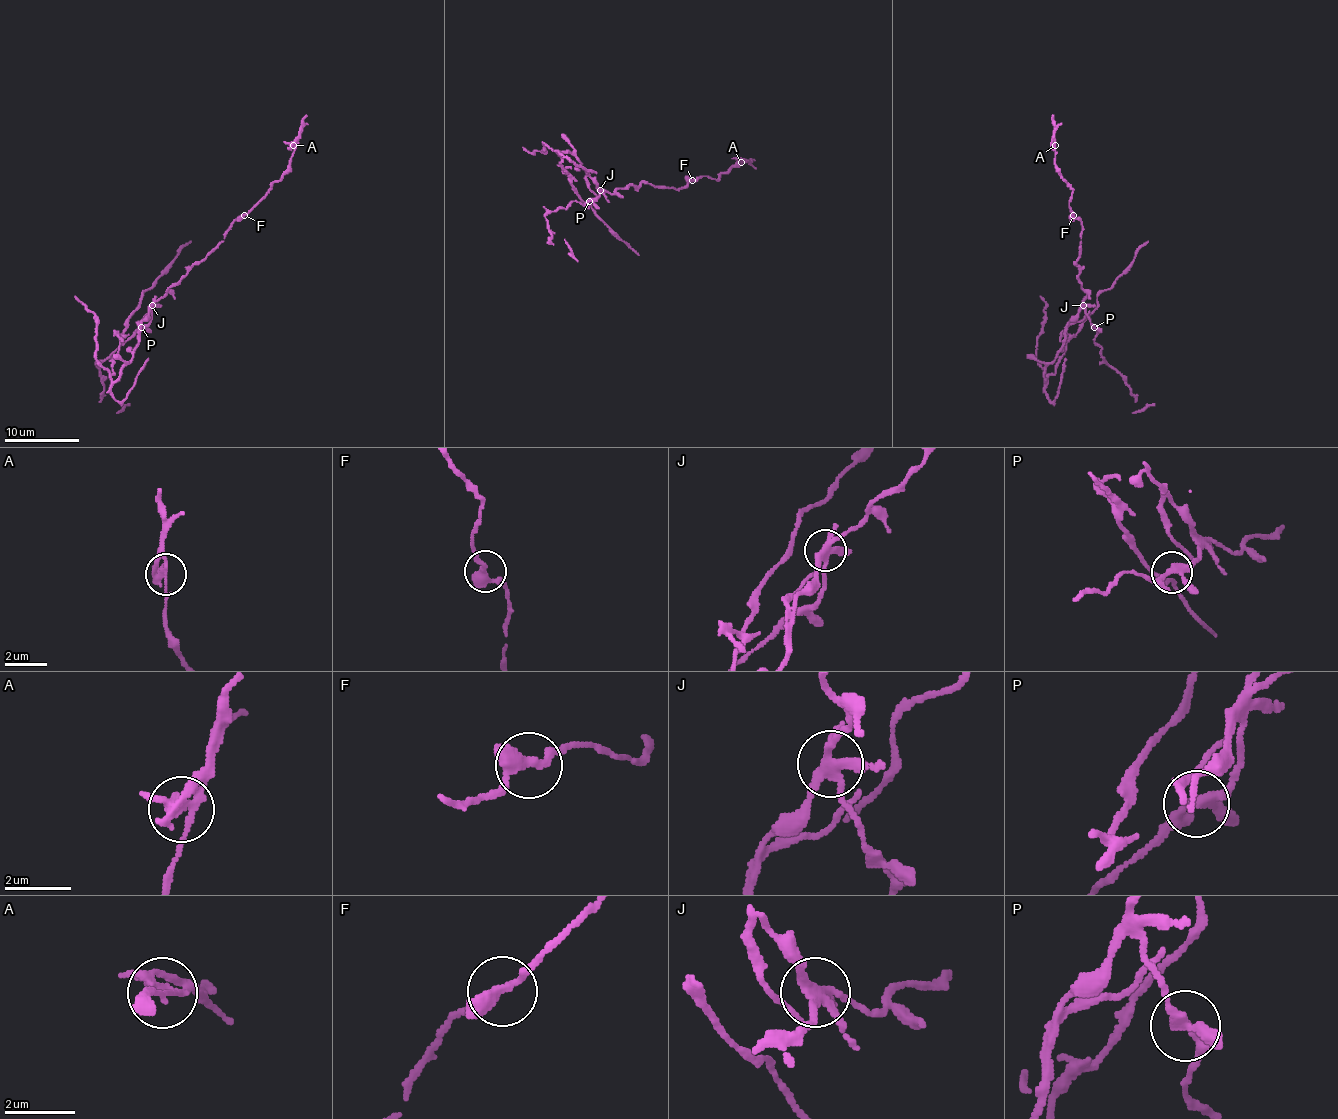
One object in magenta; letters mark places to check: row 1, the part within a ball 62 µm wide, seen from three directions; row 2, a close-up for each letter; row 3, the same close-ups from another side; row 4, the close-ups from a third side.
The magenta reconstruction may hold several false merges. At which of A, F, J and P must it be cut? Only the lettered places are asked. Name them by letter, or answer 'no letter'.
J

